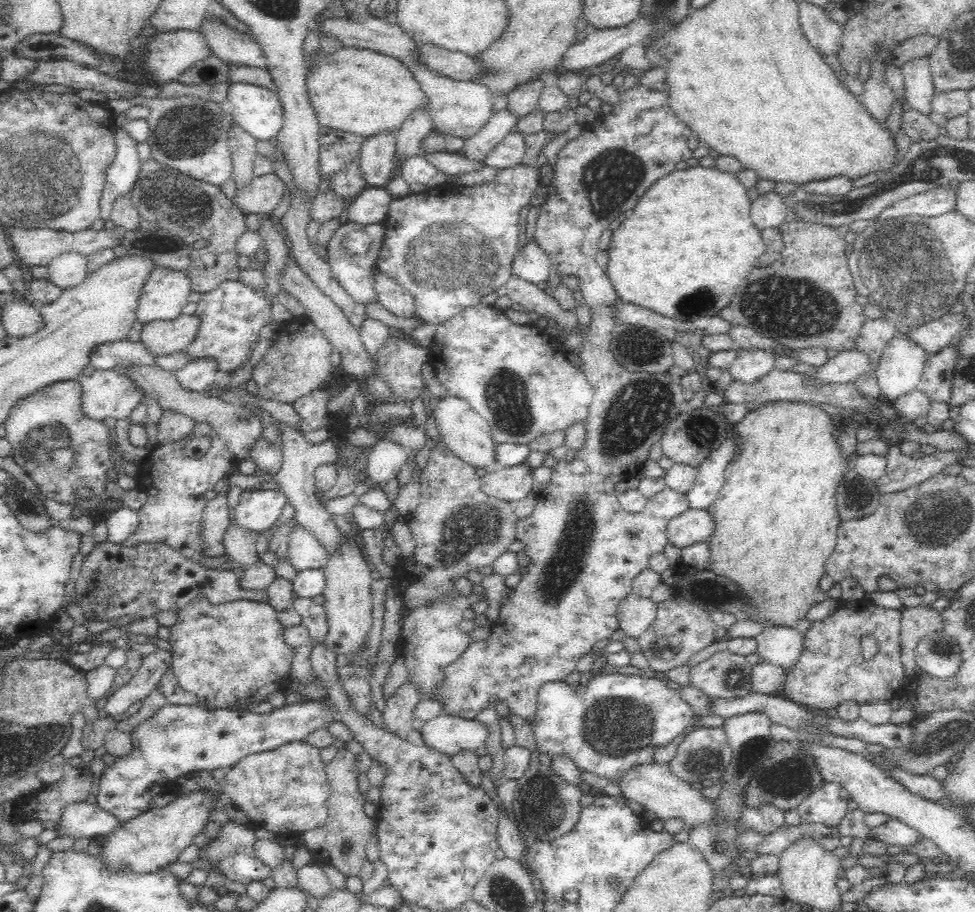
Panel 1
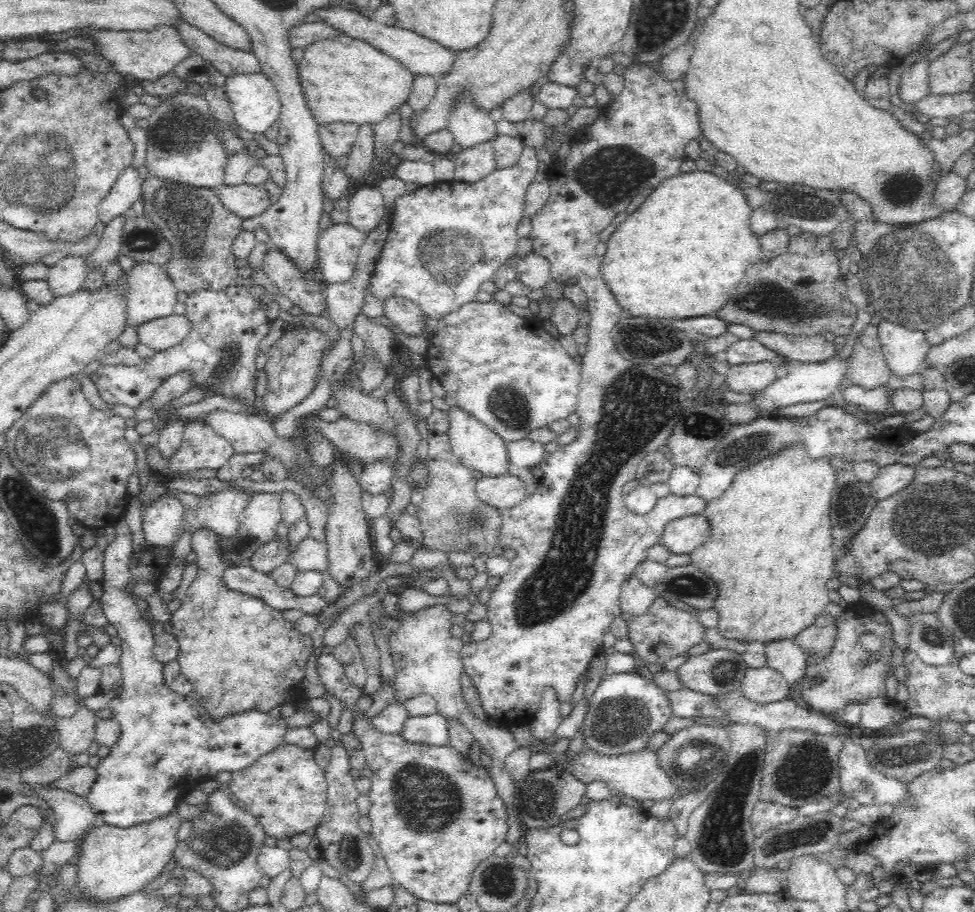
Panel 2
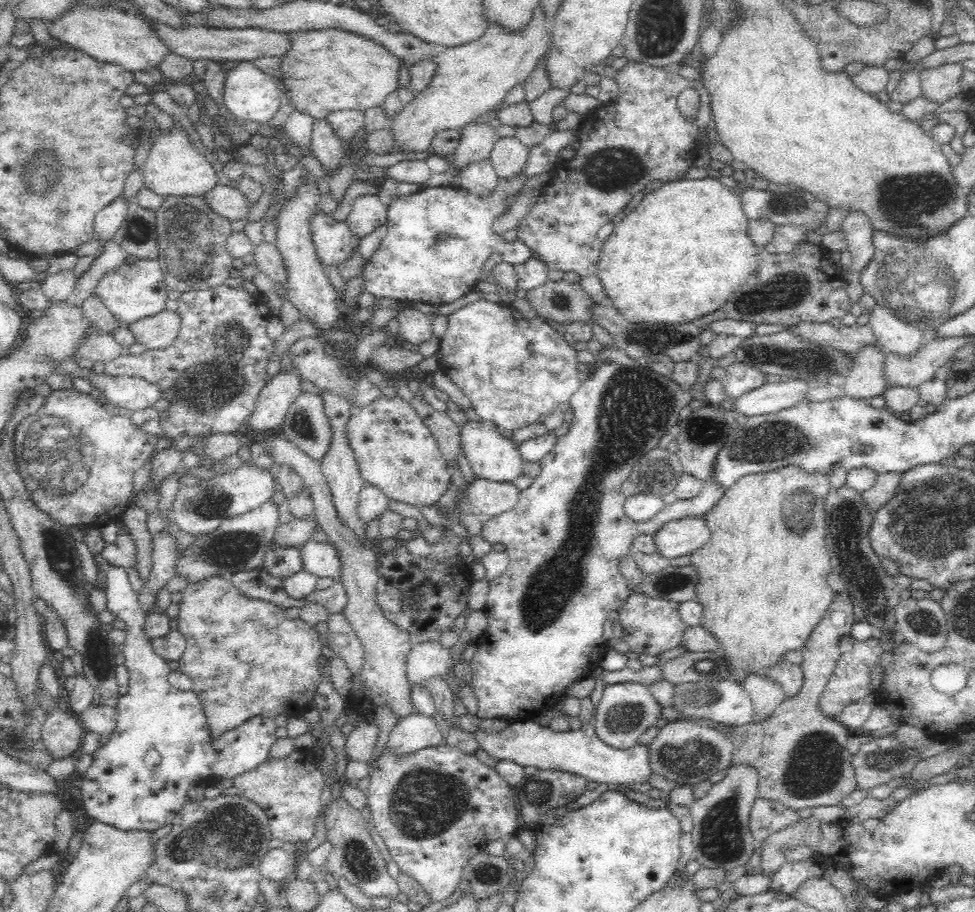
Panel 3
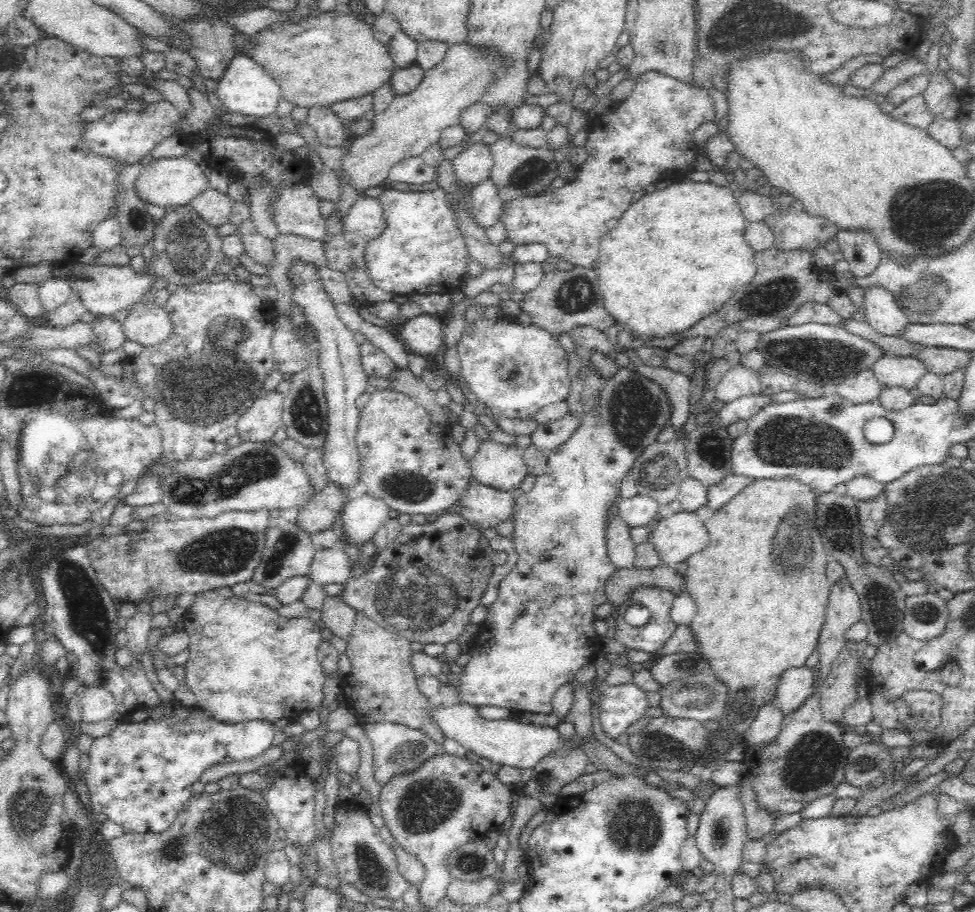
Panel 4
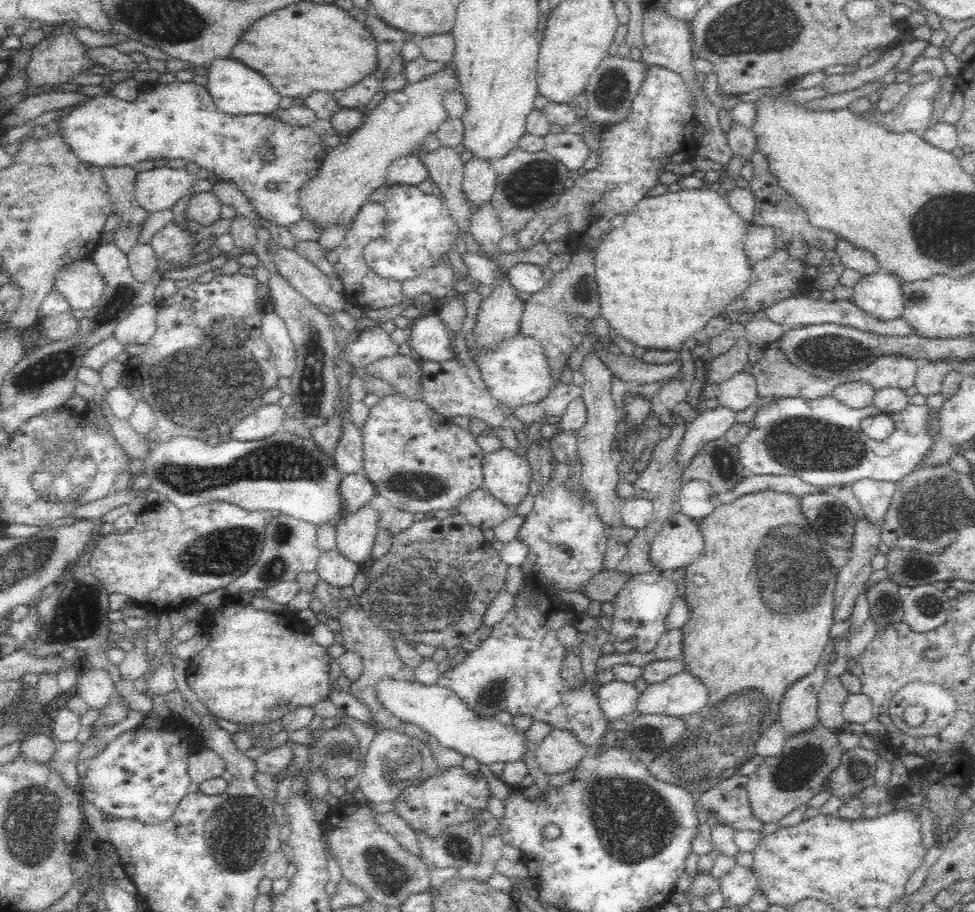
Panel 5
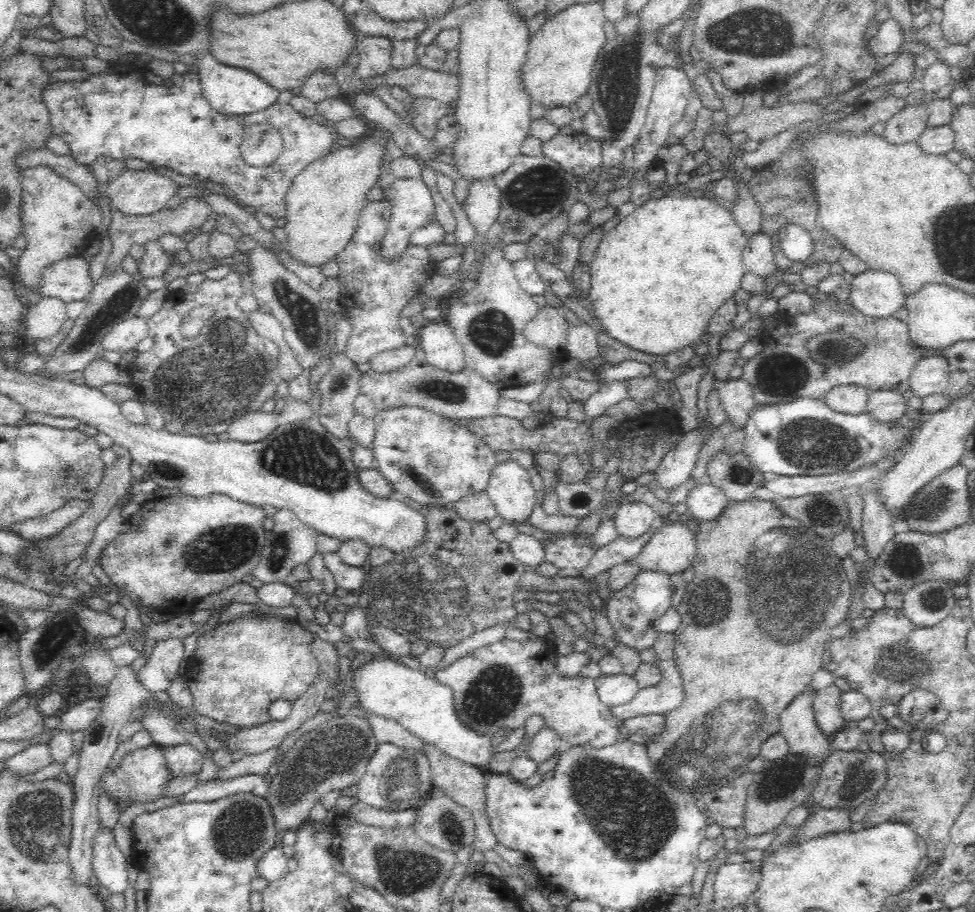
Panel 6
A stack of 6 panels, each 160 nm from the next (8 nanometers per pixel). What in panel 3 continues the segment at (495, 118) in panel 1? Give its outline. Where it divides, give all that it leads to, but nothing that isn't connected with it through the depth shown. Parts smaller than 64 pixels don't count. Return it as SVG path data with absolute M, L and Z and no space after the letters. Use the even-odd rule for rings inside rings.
M488 158L480 162L470 162L468 166L460 168L460 172L455 181L460 183L460 187L470 190L474 194L484 196L496 189L499 177L496 169Z

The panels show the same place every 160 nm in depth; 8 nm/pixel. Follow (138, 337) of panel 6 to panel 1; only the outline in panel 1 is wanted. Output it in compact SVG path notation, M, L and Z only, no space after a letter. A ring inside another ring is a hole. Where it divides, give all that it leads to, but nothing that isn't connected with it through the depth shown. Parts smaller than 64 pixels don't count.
M182 313L171 321L152 321L142 327L140 341L150 354L168 356L187 348L195 340L201 320L194 314Z

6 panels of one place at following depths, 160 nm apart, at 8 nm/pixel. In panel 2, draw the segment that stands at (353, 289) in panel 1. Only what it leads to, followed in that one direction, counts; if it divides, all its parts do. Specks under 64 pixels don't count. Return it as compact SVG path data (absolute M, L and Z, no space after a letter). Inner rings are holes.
M350 223L328 226L317 240L319 277L324 284L349 281L355 273L359 250L368 233Z

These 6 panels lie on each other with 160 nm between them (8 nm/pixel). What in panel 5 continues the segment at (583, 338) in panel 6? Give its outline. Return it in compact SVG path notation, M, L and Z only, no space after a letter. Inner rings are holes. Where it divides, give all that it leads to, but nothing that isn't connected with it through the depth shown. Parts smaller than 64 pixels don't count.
M590 352L581 363L580 370L584 373L586 381L581 388L581 396L587 409L587 420L577 434L577 452L582 459L581 482L593 496L593 503L605 529L622 528L623 499L617 496L616 487L622 478L618 475L618 466L623 456L613 453L611 445L615 440L614 434L620 421L613 396L611 395L611 384L613 373L598 358L598 355Z

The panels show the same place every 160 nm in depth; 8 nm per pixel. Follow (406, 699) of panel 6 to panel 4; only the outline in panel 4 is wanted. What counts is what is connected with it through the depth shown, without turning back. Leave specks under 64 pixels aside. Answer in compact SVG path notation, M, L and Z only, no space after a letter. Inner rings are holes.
M434 700L431 701L431 717L437 722L440 730L452 740L459 742L467 750L482 758L497 762L500 765L515 766L518 768L534 768L544 757L559 755L572 749L582 749L585 752L585 738L574 736L564 740L556 727L522 723L512 718L501 720L487 720L480 717L476 707L460 701L449 707L442 707Z

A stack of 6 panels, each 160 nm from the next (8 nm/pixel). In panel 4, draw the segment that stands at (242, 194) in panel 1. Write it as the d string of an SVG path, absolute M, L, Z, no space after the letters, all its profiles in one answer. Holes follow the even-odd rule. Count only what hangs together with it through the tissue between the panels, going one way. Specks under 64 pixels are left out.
M208 187L204 192L197 194L189 205L212 226L222 226L232 216L234 199L226 192Z

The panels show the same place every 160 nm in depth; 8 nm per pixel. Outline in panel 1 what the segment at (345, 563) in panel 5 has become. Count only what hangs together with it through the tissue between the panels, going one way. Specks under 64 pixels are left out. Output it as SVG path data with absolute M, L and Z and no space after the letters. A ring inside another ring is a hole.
M295 522L288 534L288 560L300 572L306 569L323 569L328 564L329 556L320 541Z

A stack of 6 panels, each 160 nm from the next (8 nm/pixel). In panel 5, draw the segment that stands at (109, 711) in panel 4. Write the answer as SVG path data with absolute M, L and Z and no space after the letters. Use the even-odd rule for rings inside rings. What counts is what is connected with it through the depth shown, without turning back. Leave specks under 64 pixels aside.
M81 669L73 691L88 708L102 710L114 696L114 683L104 669Z

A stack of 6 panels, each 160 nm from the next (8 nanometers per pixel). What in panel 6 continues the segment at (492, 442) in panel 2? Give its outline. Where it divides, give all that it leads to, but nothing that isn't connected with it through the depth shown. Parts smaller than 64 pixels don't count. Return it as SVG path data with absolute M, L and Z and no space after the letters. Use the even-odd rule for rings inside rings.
M511 459L492 468L485 491L505 522L525 522L535 507L531 474Z

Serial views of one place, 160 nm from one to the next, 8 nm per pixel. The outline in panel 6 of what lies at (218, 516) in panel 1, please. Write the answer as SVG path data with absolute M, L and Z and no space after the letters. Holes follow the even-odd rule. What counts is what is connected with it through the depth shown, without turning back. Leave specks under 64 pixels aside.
M258 610L250 611L246 614L242 614L240 617L235 618L232 621L217 624L214 629L207 631L200 635L197 639L197 647L192 658L188 661L188 667L182 676L184 676L188 688L193 696L193 706L191 710L198 717L202 718L205 722L210 722L216 726L224 726L229 729L241 729L252 726L258 726L271 720L268 714L268 706L274 702L274 700L288 700L293 703L296 699L300 698L307 690L315 683L316 677L319 675L319 663L312 653L311 644L316 638L316 635L311 631L304 629L296 618L282 619L282 617L270 614L263 614Z

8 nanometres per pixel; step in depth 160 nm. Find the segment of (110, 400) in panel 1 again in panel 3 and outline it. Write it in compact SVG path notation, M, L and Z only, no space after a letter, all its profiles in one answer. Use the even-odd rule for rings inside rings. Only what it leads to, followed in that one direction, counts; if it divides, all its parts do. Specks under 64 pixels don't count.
M224 284L206 290L189 290L182 293L177 304L181 327L178 338L170 346L162 350L147 350L140 355L129 353L119 356L104 364L103 374L113 378L124 375L138 377L156 384L164 393L164 399L170 401L170 408L166 410L168 418L159 422L162 436L184 454L214 434L241 434L248 416L256 408L262 388L269 380L266 364L275 349L275 341L266 332L271 318L270 310L244 287L232 288Z

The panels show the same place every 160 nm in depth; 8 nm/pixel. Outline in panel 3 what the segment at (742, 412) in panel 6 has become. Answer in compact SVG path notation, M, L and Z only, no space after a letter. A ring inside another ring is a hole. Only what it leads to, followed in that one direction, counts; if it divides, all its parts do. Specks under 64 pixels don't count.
M734 361L728 366L726 375L722 380L724 391L730 399L740 398L742 394L747 394L767 383L765 373L753 366Z

